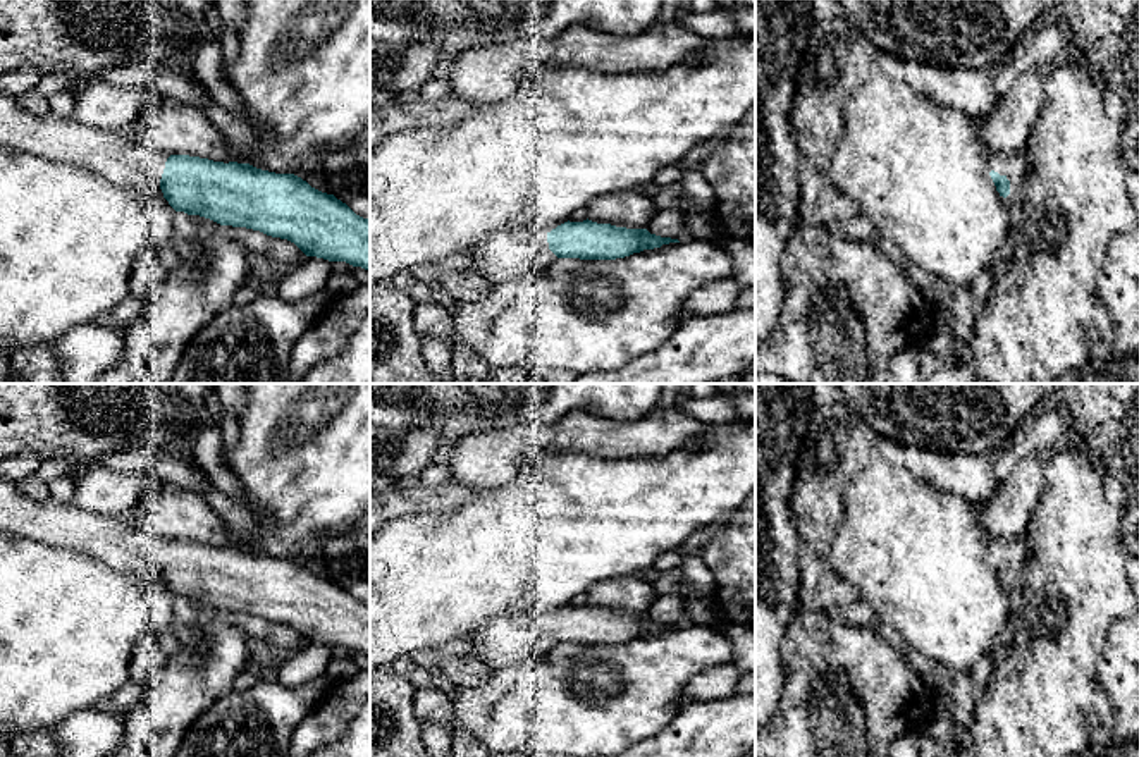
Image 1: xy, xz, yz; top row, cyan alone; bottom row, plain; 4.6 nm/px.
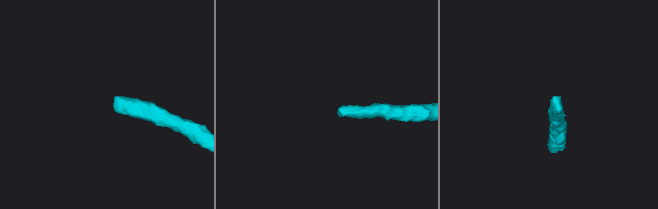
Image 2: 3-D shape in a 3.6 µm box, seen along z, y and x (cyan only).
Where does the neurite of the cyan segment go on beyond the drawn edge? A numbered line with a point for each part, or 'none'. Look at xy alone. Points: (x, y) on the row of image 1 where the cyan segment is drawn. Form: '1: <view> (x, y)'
1: xy (110, 155)

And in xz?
1: xz (504, 255)

